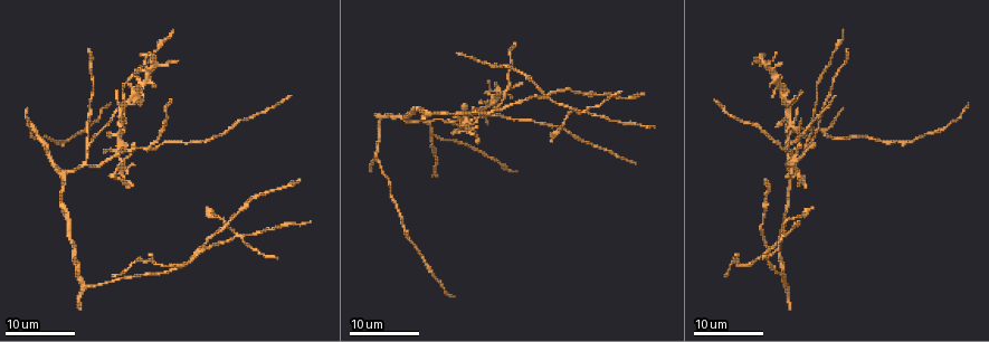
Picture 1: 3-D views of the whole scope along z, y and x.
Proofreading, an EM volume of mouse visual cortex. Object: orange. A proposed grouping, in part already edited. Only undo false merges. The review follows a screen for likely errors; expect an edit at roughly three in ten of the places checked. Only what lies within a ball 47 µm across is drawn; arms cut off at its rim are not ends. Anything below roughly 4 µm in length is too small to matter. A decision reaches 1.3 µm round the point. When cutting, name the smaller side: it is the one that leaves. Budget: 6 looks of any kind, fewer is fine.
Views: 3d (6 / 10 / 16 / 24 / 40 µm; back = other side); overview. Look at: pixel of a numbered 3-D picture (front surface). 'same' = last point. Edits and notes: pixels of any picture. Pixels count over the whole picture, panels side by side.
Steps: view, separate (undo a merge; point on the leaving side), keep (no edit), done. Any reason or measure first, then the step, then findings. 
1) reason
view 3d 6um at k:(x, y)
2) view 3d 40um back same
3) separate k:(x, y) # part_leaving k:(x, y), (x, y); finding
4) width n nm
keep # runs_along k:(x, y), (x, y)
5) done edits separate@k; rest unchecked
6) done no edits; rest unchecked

two arms in line, one across
view 3d 24um at 1:(234, 233)

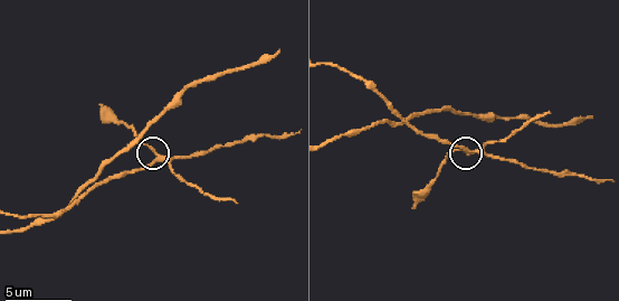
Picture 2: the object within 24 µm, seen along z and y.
view 3d 10um at 2:(158, 155)

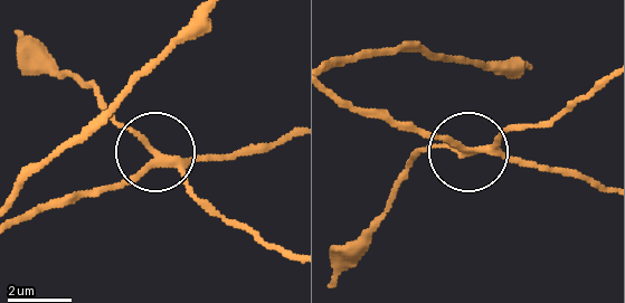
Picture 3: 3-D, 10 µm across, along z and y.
separate 3:(130, 131) # part_leaving 3:(166, 158), (144, 149), (81, 77), (62, 74), (19, 31); a second cell is stuck on

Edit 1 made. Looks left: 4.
redraw
view overview

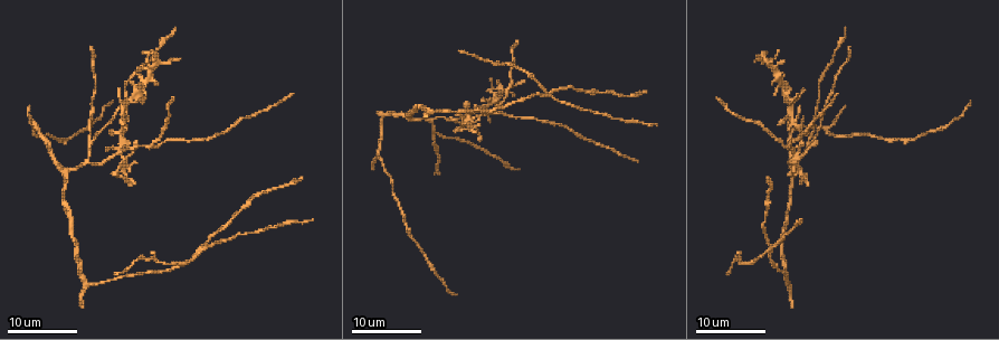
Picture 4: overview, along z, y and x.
a fork
view 3d 24um at 4:(150, 145)

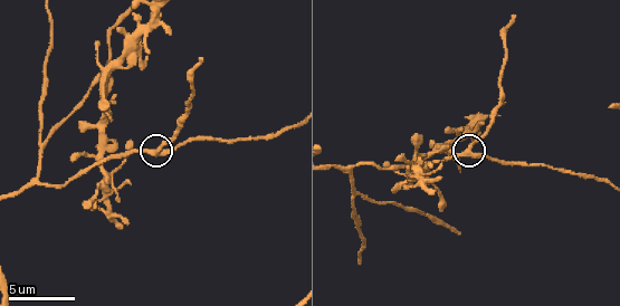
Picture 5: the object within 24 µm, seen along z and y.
view 3d 6um at 5:(467, 151)

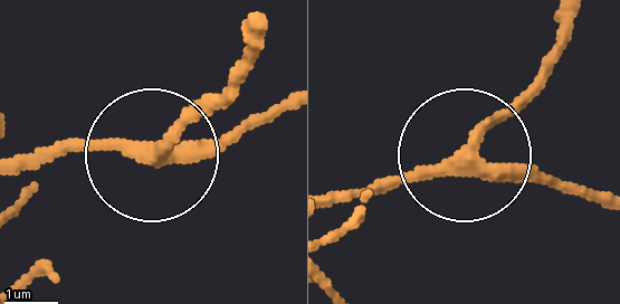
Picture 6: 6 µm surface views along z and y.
arms 3
keep # runs_along 6:(20, 171), (87, 145), (167, 145), (229, 83); continuous, no second cell

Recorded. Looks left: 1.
four-way junction
view 3d 6um at 5:(104, 161)

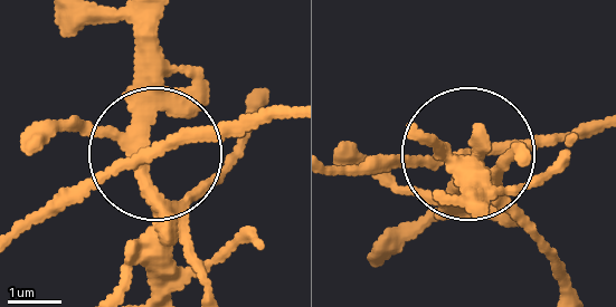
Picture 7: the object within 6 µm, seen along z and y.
side_arm 21 um
keep # runs_along 7:(25, 232), (149, 165), (144, 49); all the same cell

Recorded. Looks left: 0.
done edits separate@3; rest unchecked

